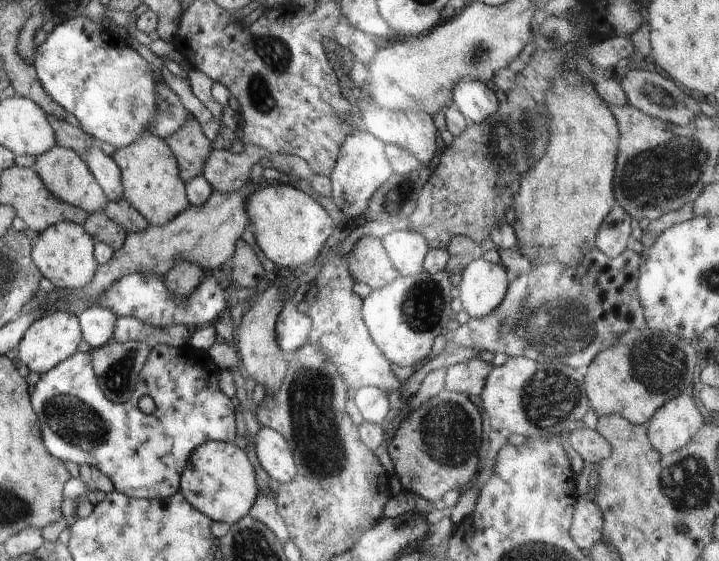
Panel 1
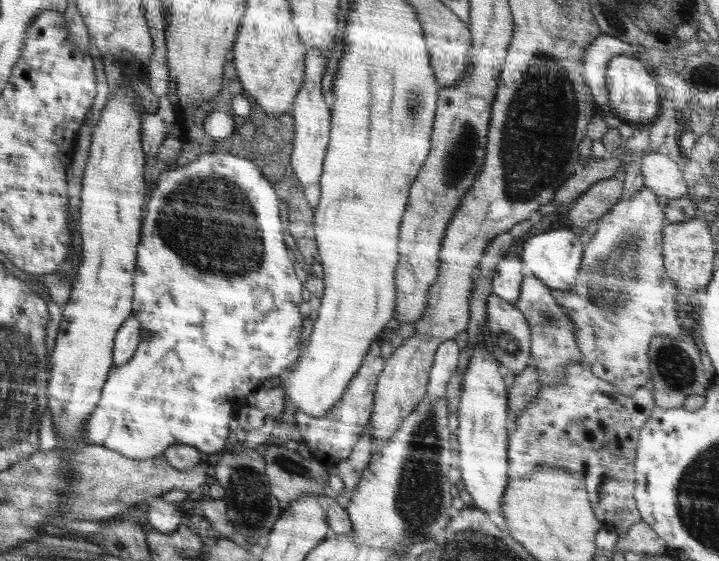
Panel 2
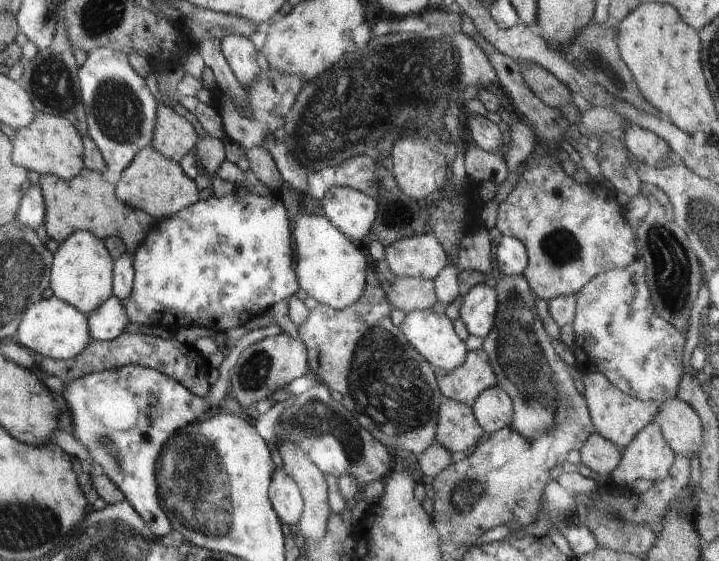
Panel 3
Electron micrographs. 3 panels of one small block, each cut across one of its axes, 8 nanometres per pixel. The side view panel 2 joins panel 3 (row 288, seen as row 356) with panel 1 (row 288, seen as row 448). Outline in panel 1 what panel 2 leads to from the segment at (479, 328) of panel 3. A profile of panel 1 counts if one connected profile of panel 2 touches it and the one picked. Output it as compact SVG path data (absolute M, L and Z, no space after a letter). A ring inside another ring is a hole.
M483 257L470 262L459 286L463 310L472 318L490 314L504 300L509 285L507 271L501 262L492 263Z

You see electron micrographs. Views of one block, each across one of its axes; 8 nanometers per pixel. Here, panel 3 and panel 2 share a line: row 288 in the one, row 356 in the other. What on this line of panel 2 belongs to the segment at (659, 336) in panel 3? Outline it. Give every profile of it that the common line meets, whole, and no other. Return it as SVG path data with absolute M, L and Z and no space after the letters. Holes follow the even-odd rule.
M646 186L620 200L597 220L598 226L590 242L583 247L581 267L575 285L569 289L553 289L556 303L566 311L577 328L577 345L583 364L591 373L613 383L622 394L632 395L651 379L648 349L653 336L665 334L678 338L684 334L680 317L683 314L675 296L676 283L665 274L663 265L663 230L665 214L658 197Z

